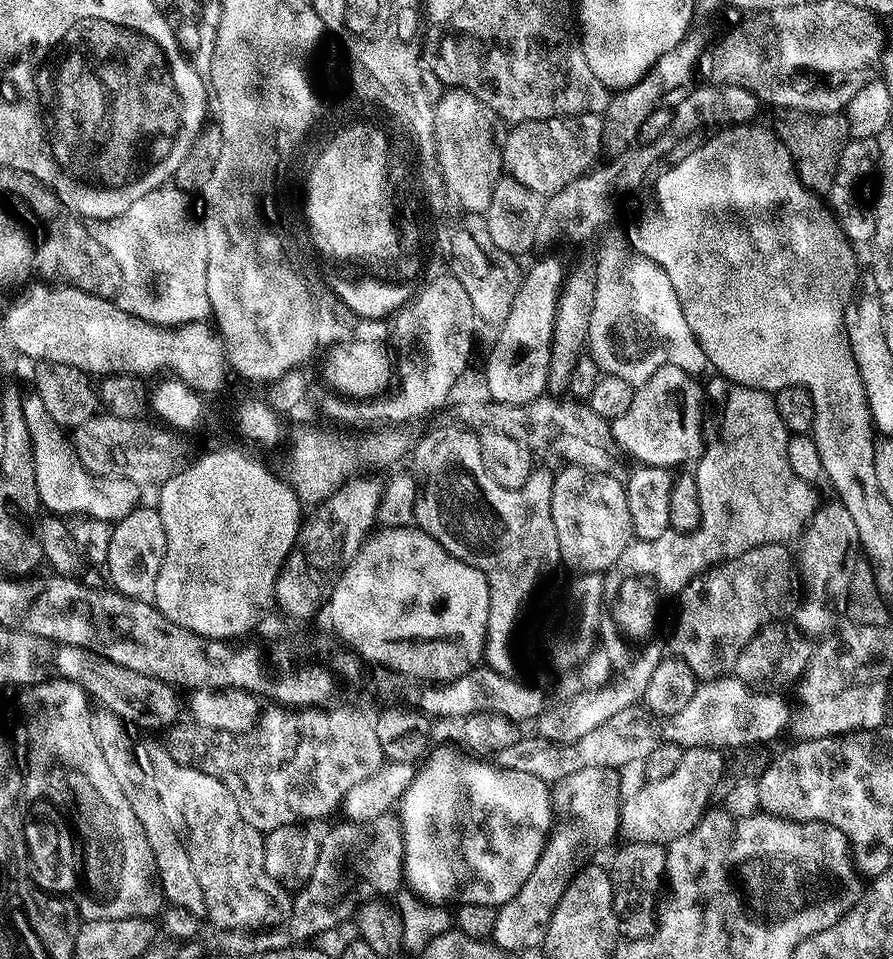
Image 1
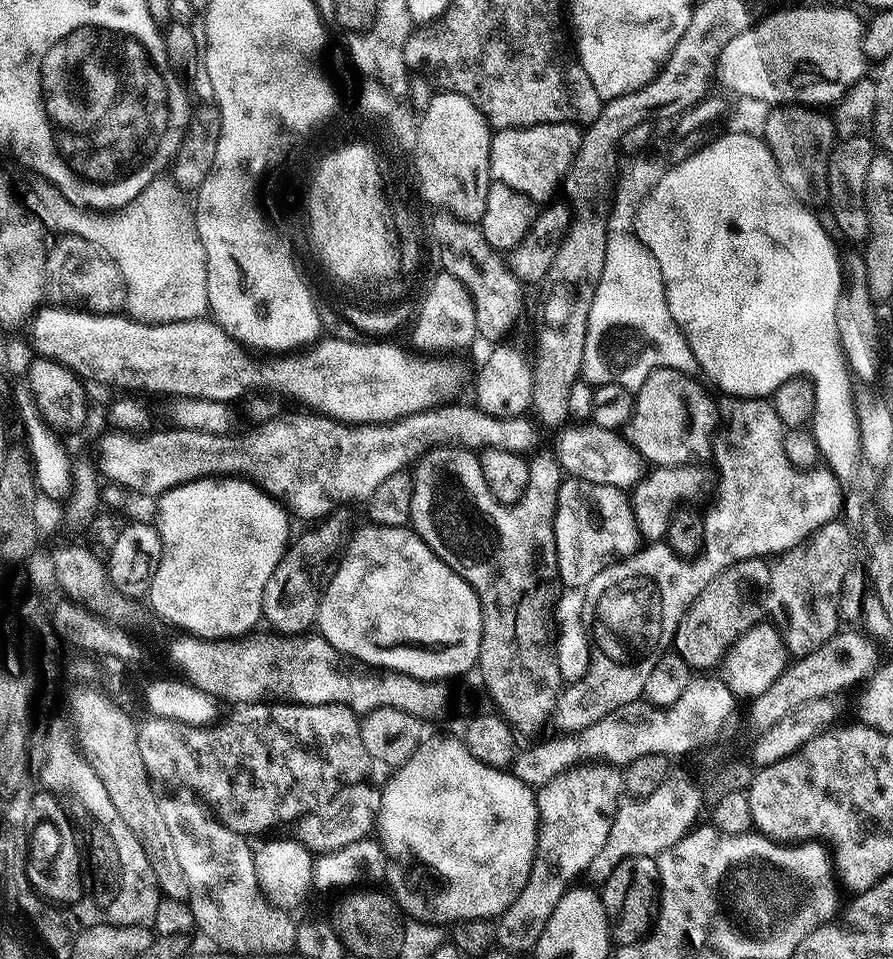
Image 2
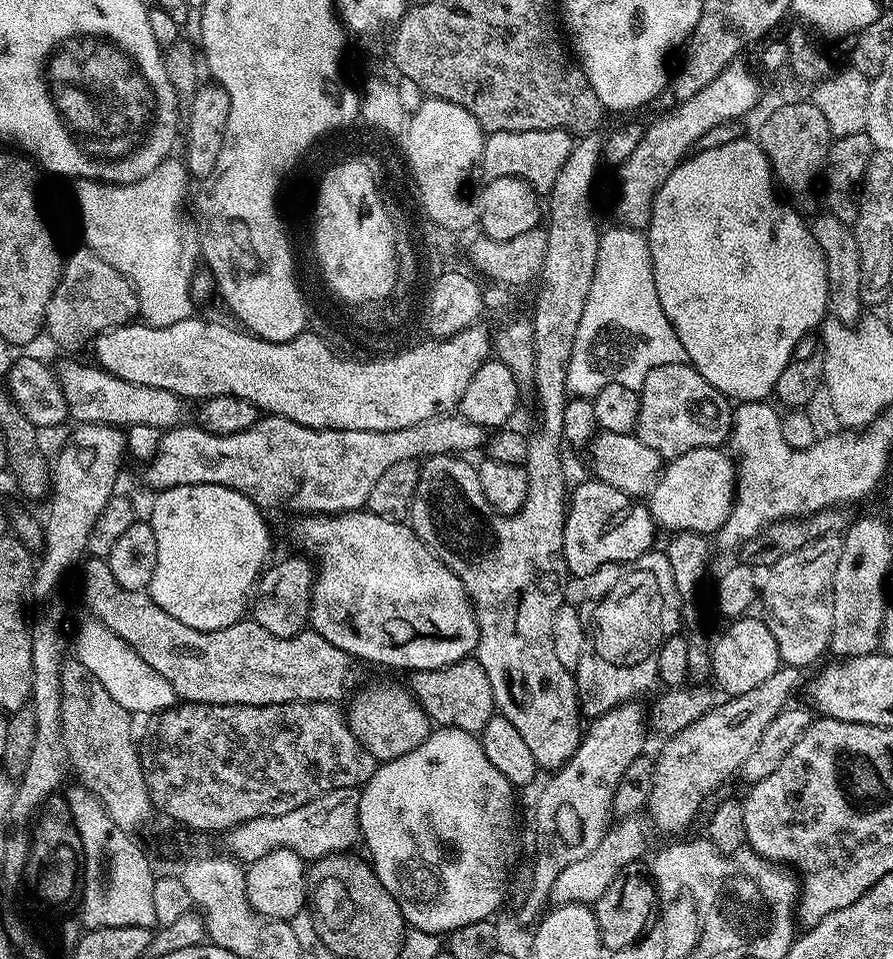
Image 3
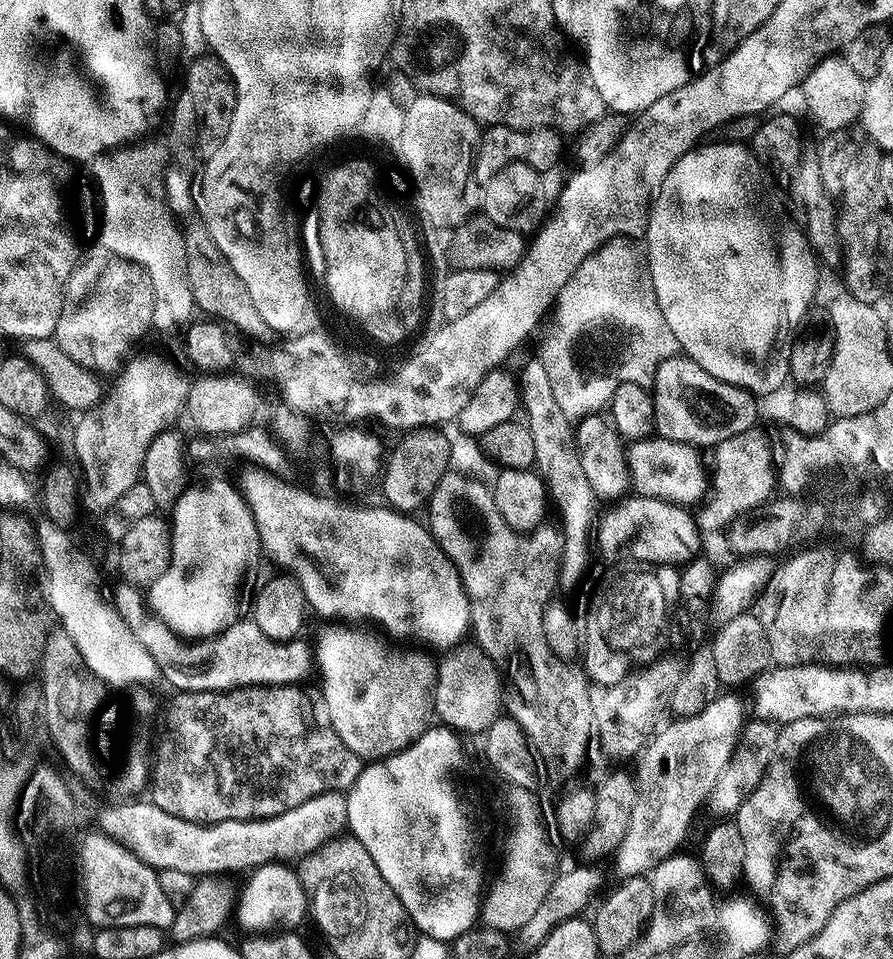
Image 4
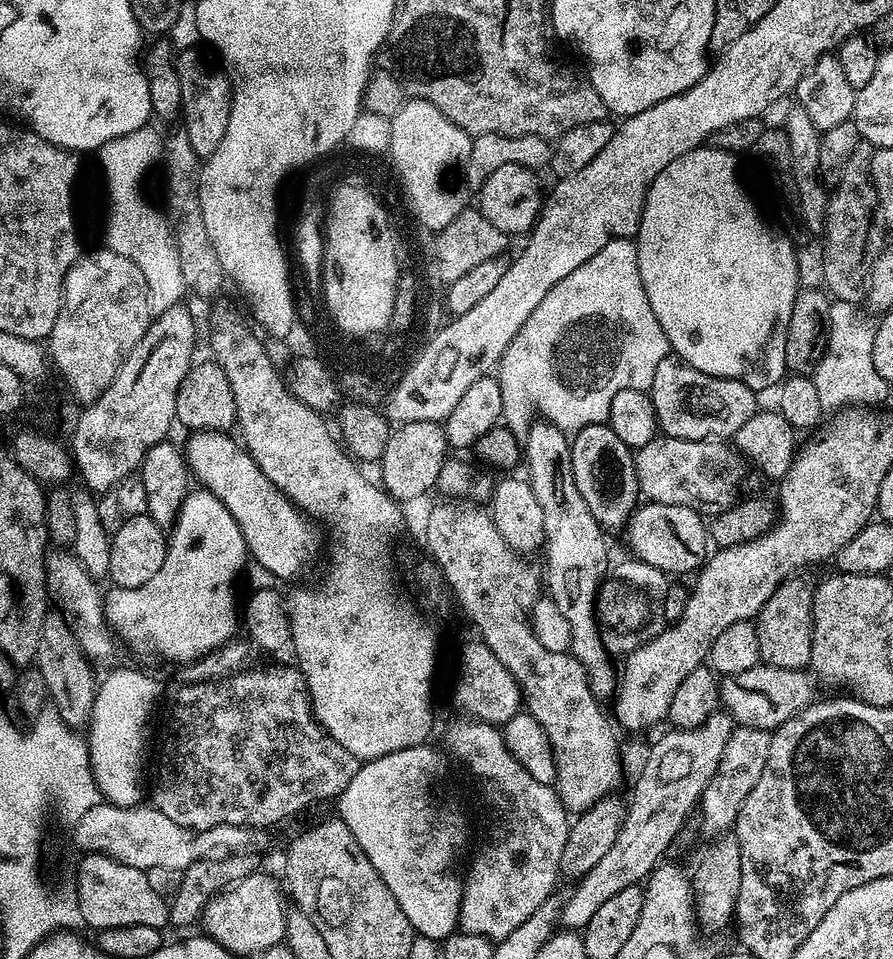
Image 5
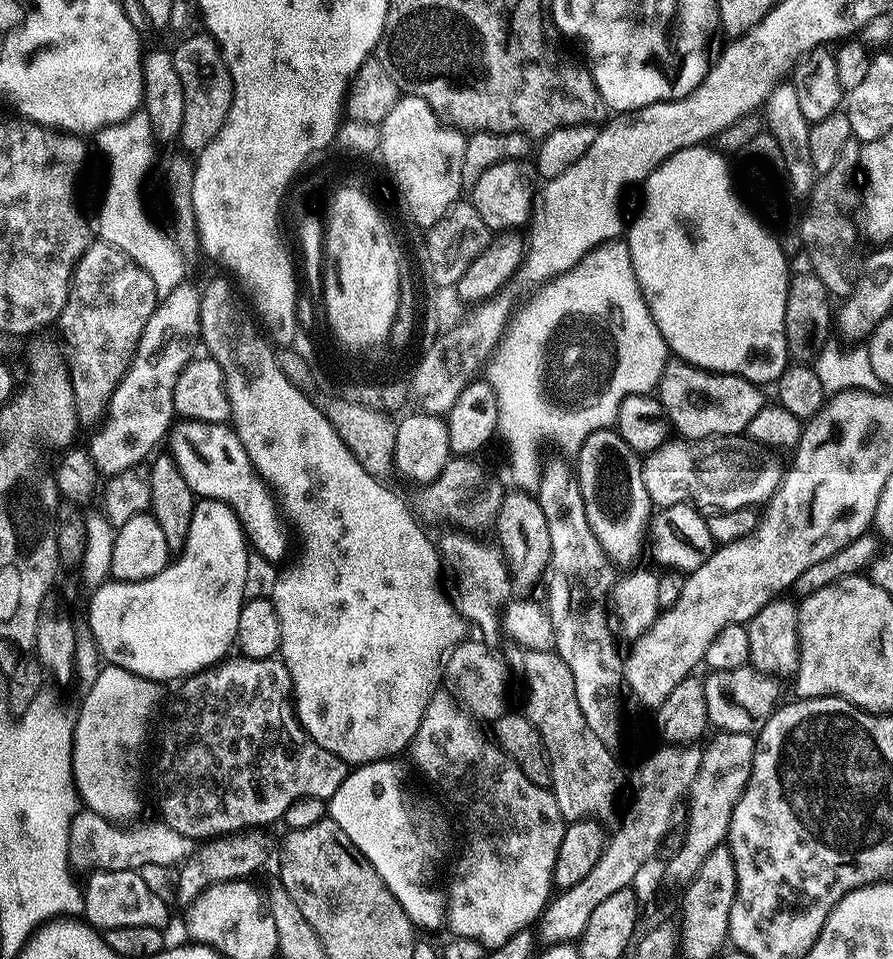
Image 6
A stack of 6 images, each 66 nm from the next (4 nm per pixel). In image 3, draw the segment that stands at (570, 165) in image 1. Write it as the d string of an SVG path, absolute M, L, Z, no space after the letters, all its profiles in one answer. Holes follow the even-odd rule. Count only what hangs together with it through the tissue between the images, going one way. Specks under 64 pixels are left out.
M522 130L521 132L488 132L479 170L488 180L513 176L532 185L537 193L548 194L556 186L556 179L570 158L574 143L572 133L566 130Z

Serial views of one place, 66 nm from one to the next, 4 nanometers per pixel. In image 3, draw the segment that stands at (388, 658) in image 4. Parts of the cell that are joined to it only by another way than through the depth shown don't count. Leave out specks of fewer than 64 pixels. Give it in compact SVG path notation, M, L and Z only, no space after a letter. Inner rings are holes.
M376 684L373 688L362 689L353 698L352 705L346 708L346 715L358 742L362 742L362 746L378 762L396 760L414 750L434 728L409 689L404 686L399 688L396 684Z

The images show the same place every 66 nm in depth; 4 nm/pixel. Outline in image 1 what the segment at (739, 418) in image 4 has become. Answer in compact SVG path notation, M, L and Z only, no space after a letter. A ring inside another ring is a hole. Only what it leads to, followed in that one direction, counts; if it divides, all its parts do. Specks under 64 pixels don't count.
M662 366L654 370L646 382L635 385L626 414L611 421L611 443L620 452L633 456L637 465L650 468L676 470L679 464L699 457L706 435L706 400L701 385L699 388L696 383L678 366Z

